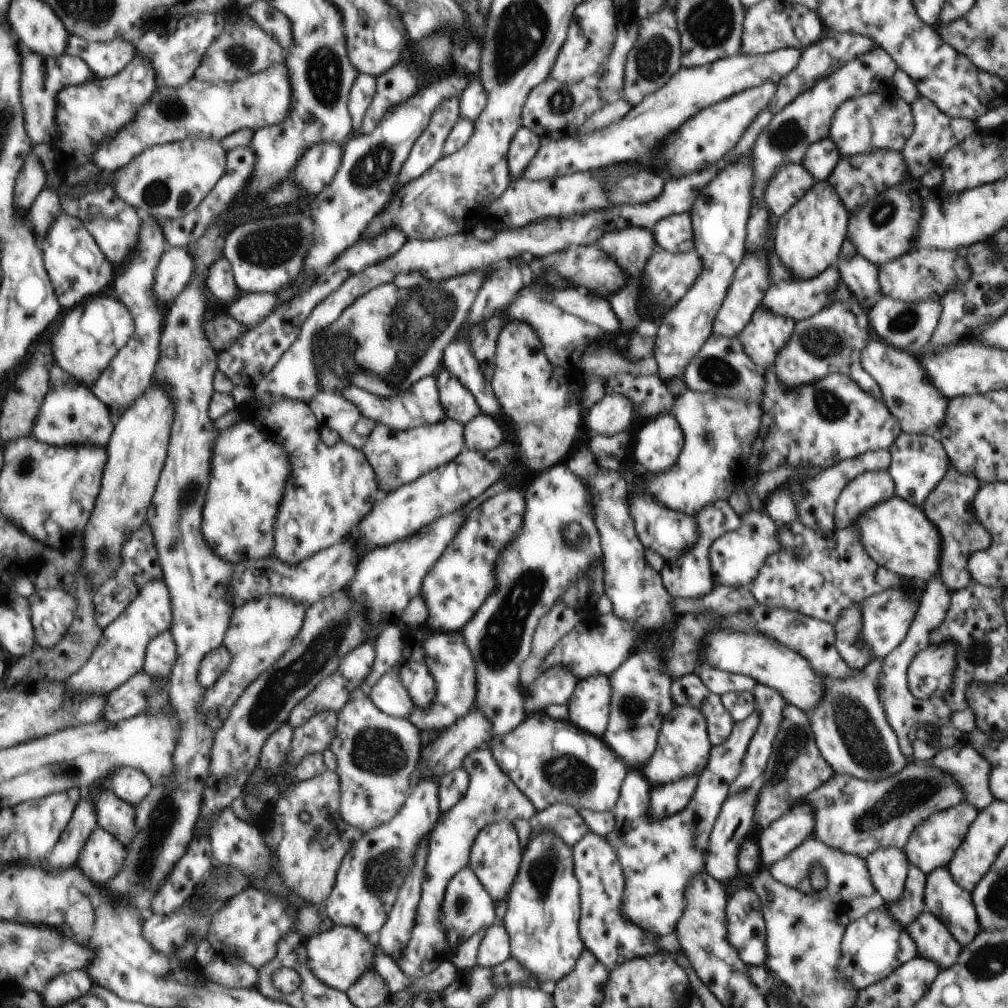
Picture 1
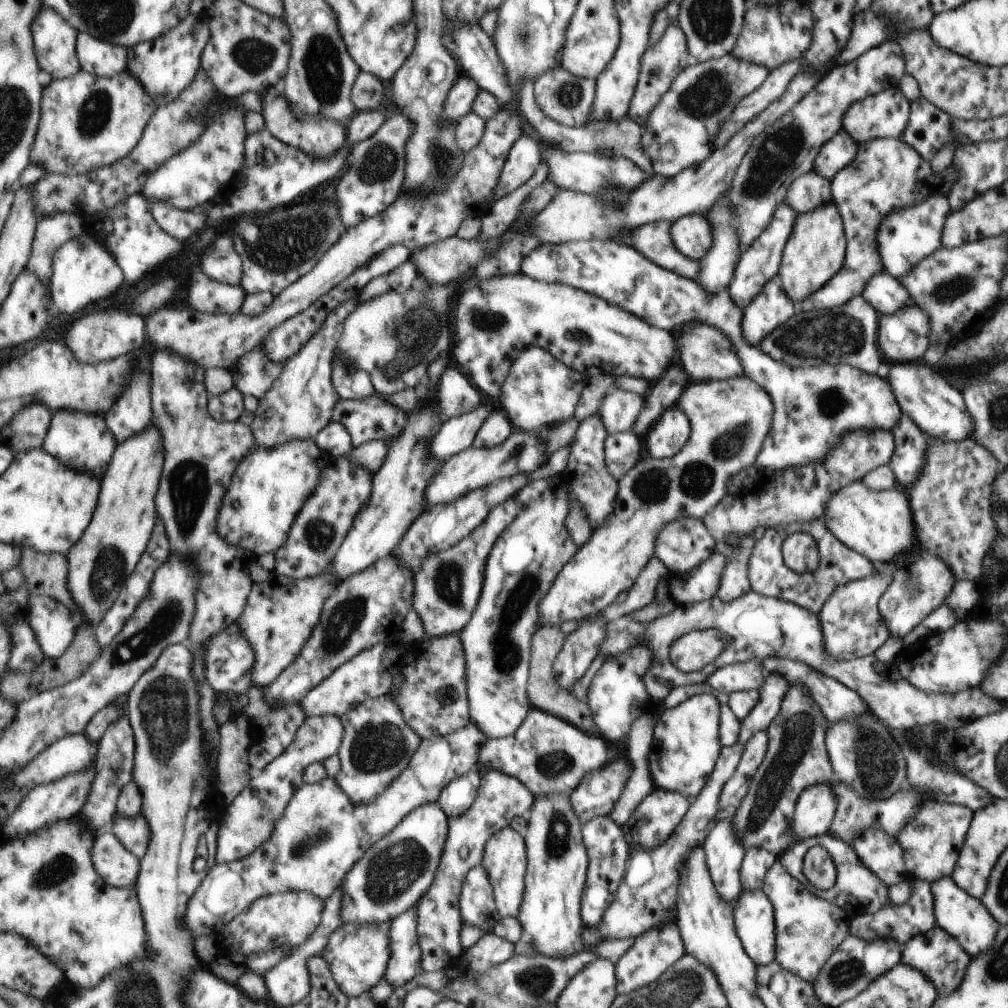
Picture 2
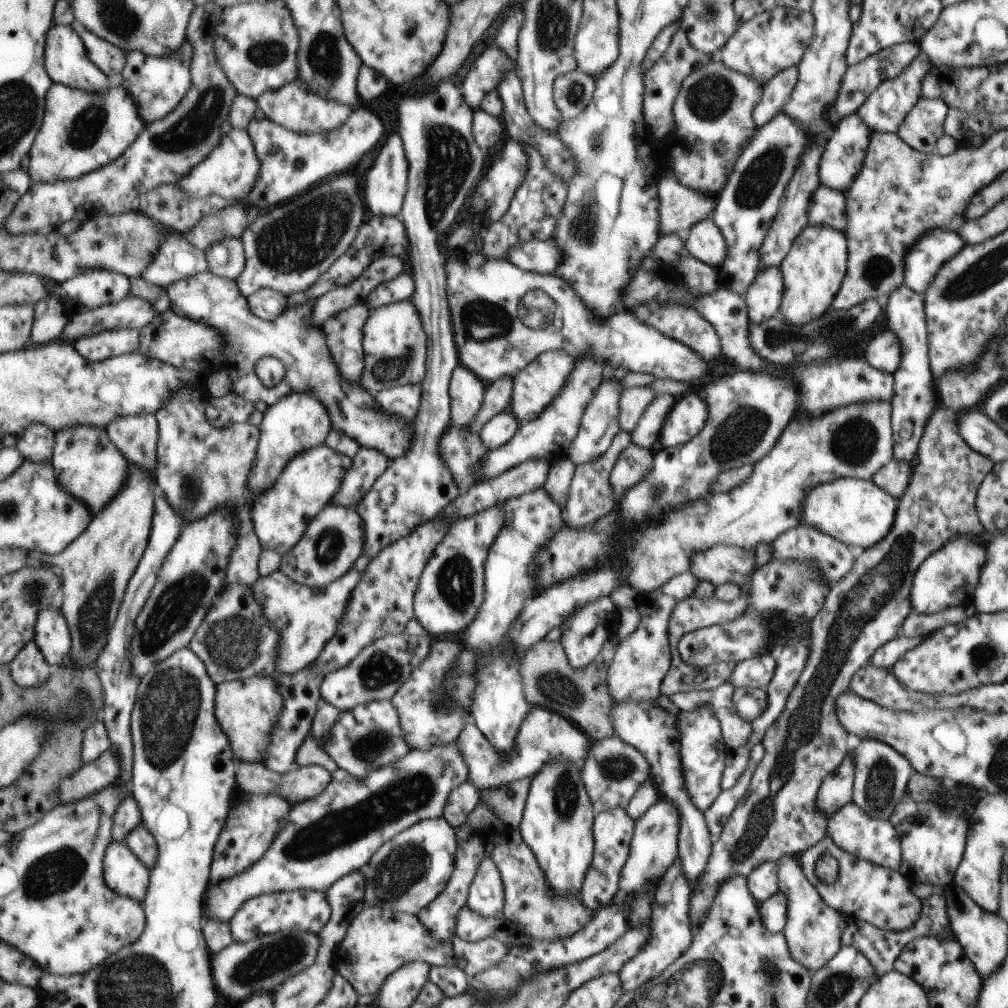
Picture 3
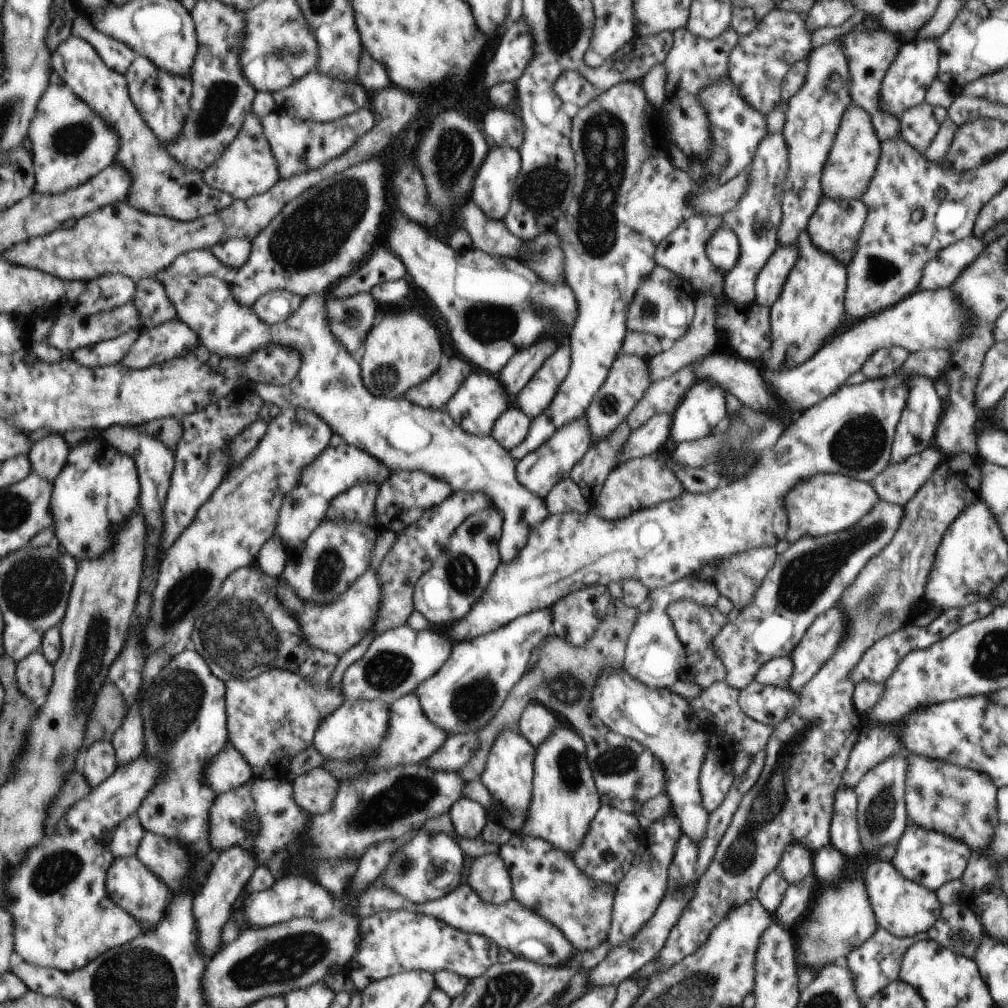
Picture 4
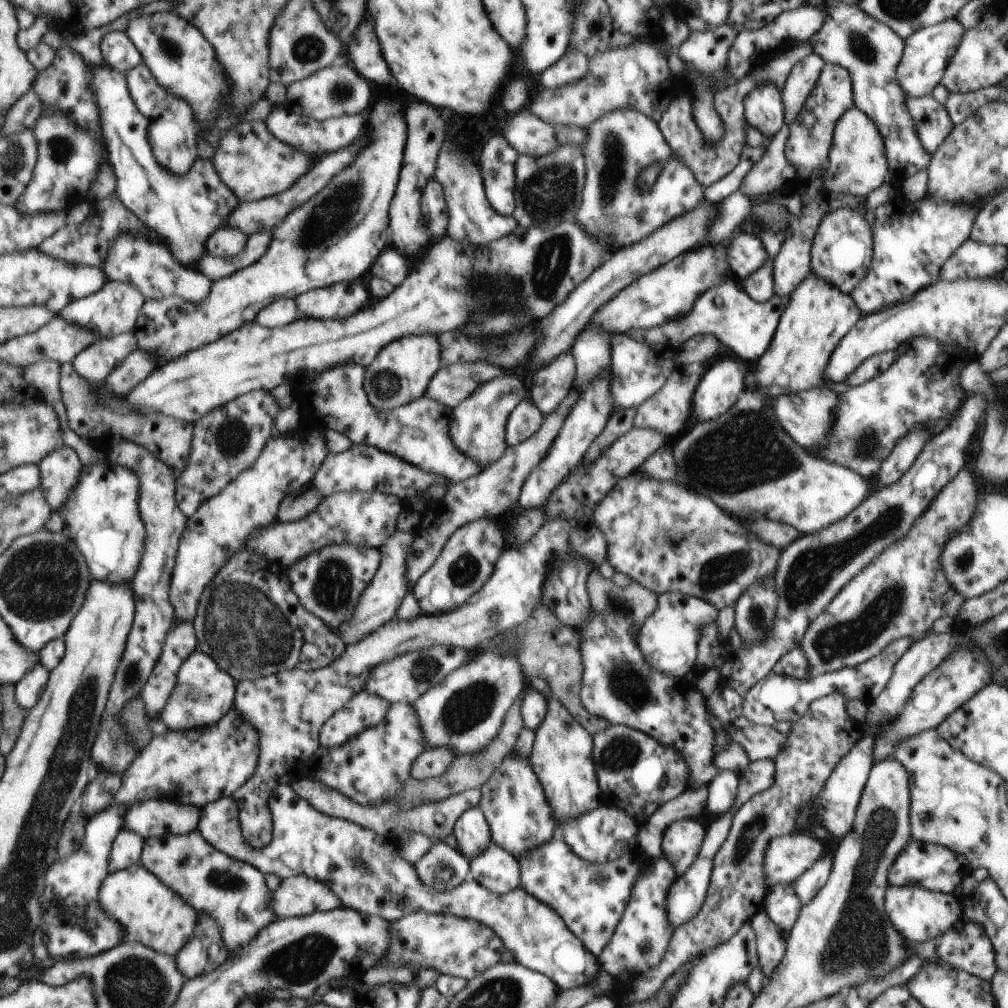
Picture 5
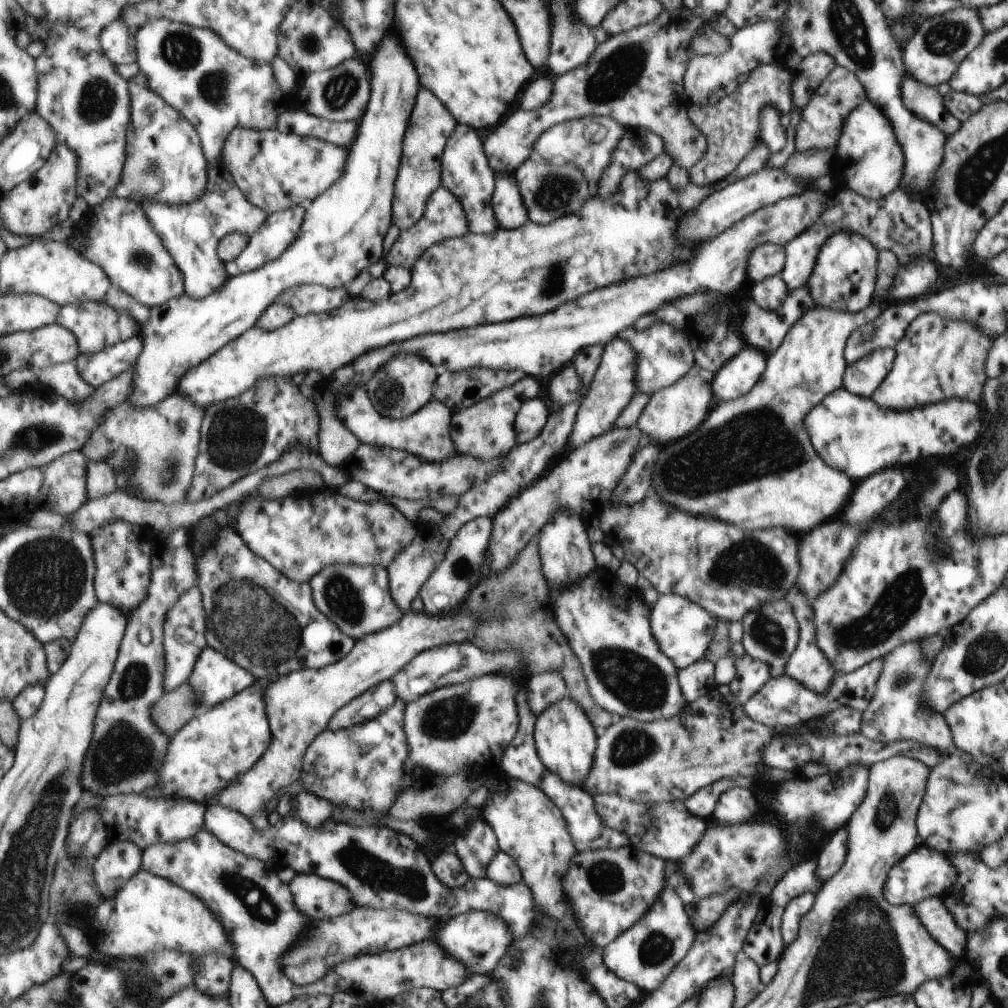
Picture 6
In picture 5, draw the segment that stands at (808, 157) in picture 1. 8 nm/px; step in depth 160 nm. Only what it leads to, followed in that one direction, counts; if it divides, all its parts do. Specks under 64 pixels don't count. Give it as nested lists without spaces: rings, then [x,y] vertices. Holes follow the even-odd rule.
[[[851,107],[842,114],[834,126],[833,144],[829,162],[822,173],[823,188],[828,191],[849,193],[865,197],[871,190],[891,180],[881,135],[871,119],[858,107]]]

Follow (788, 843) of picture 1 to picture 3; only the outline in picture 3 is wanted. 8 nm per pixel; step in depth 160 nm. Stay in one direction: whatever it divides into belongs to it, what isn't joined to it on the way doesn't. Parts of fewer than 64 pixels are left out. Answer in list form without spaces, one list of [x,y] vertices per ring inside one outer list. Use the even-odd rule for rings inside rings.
[[[847,754],[842,764],[823,778],[822,785],[815,794],[815,808],[823,814],[823,818],[829,820],[833,812],[851,801],[852,785],[853,760],[851,754]]]

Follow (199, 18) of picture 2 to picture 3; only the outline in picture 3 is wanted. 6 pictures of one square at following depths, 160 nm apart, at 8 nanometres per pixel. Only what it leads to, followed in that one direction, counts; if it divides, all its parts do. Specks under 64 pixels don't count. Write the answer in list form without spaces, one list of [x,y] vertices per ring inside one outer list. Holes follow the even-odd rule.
[[[189,37],[183,42],[179,52],[171,56],[150,56],[141,50],[133,50],[128,54],[126,69],[118,82],[129,90],[147,123],[169,116],[181,104],[183,98],[186,98],[192,88],[193,56],[193,44],[189,42]]]

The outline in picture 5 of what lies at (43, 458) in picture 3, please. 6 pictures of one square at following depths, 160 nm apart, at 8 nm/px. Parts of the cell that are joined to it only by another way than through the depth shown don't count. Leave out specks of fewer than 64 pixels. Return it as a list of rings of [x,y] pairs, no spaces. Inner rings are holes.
[[[63,444],[39,466],[42,472],[40,488],[53,512],[61,511],[80,484],[85,465],[73,447]]]

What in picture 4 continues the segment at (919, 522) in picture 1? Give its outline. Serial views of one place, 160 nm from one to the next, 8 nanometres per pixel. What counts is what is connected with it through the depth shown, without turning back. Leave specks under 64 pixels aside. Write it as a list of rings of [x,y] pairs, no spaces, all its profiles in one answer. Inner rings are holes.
[[[821,473],[793,485],[783,497],[782,503],[788,522],[785,539],[791,544],[805,535],[820,537],[842,530],[849,531],[877,505],[877,496],[874,488],[865,484],[865,481],[858,481],[847,475]]]

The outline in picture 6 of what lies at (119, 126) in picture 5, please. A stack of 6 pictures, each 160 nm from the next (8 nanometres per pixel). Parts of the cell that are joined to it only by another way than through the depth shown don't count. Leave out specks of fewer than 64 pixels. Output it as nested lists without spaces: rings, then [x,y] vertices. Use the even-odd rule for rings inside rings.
[[[225,164],[216,168],[210,166],[208,189],[198,201],[183,206],[169,206],[148,198],[143,206],[164,247],[185,275],[185,294],[194,299],[209,297],[221,290],[231,278],[226,263],[218,255],[218,246],[223,238],[233,233],[251,238],[270,218],[266,210],[255,206],[246,197]]]

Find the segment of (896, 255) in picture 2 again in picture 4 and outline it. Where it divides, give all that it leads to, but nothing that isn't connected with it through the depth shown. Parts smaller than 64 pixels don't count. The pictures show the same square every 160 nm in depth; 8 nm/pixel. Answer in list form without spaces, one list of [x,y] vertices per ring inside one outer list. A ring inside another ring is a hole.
[[[969,236],[955,246],[947,246],[947,250],[924,266],[923,278],[918,290],[928,291],[941,287],[950,287],[962,270],[965,270],[987,246],[980,238]]]

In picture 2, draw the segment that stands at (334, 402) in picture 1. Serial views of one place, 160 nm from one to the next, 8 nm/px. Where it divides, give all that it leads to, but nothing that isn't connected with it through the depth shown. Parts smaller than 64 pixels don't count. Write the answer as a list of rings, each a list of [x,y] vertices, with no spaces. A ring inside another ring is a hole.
[[[375,393],[373,396],[364,399],[341,399],[334,408],[333,421],[340,422],[347,427],[354,440],[354,448],[369,441],[388,442],[396,437],[406,422],[403,411],[396,409],[394,404],[384,399],[383,393]]]

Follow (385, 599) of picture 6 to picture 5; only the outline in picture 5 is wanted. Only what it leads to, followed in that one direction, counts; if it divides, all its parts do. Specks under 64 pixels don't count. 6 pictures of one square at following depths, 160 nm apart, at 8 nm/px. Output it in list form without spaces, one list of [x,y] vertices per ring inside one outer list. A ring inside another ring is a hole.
[[[331,545],[288,568],[294,591],[303,606],[322,618],[325,624],[337,631],[356,613],[359,598],[374,581],[382,564],[380,549],[361,546]]]

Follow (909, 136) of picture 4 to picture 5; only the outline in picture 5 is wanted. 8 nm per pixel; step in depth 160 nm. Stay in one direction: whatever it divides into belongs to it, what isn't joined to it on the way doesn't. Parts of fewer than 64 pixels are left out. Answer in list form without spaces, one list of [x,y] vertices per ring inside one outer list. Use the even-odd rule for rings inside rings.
[[[931,95],[907,97],[906,106],[924,149],[932,155],[941,141],[951,132],[953,124],[947,111]]]

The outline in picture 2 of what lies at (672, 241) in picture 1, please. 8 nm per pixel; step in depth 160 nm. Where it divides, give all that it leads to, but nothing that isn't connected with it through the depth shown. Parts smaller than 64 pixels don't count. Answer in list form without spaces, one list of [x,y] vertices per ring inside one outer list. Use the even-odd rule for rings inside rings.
[[[690,214],[674,219],[669,234],[674,247],[694,261],[705,257],[712,246],[712,228],[704,215]]]

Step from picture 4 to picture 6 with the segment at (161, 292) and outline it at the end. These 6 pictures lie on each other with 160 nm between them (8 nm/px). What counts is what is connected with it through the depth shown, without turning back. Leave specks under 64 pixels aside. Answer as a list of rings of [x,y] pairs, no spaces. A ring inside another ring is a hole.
[[[395,34],[383,36],[383,44],[379,44],[373,60],[371,60],[371,102],[366,113],[359,121],[358,137],[349,148],[348,164],[342,178],[327,190],[321,197],[311,202],[303,223],[302,232],[297,241],[277,260],[268,262],[261,269],[231,277],[221,290],[215,291],[209,297],[191,298],[187,294],[177,296],[165,305],[151,308],[150,322],[143,325],[141,335],[144,340],[143,352],[139,355],[138,364],[134,366],[133,392],[129,401],[134,407],[159,405],[167,397],[179,392],[180,383],[186,374],[196,366],[202,365],[229,342],[239,338],[246,330],[253,328],[269,305],[291,287],[302,284],[317,283],[332,289],[347,288],[369,266],[377,264],[383,256],[383,238],[391,224],[393,180],[397,174],[399,158],[401,158],[401,140],[403,130],[409,120],[409,112],[413,108],[415,94],[419,90],[419,78],[413,70],[413,64],[401,46]]]

